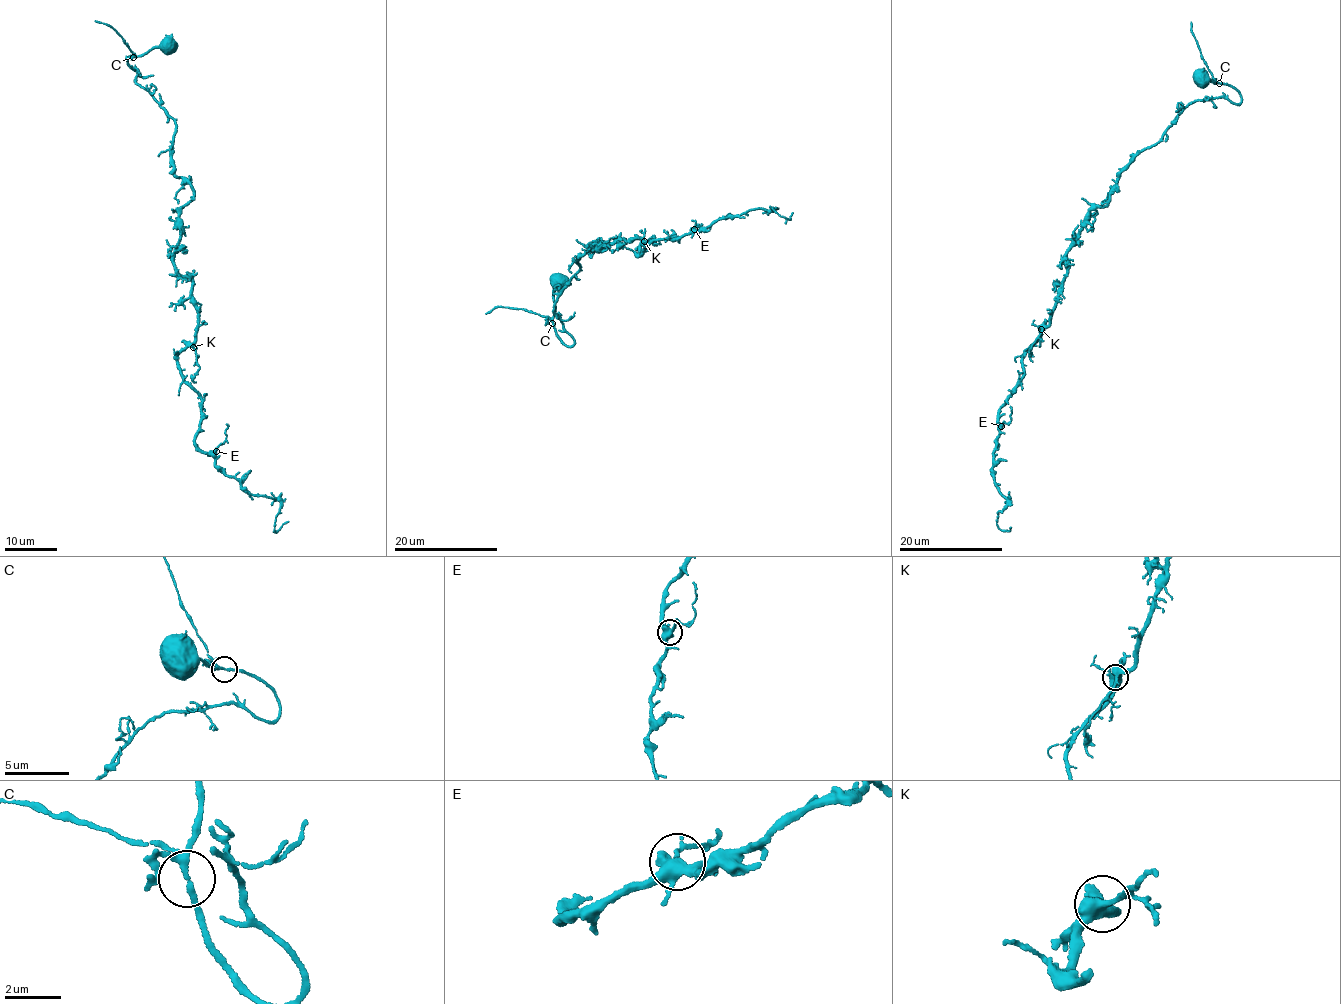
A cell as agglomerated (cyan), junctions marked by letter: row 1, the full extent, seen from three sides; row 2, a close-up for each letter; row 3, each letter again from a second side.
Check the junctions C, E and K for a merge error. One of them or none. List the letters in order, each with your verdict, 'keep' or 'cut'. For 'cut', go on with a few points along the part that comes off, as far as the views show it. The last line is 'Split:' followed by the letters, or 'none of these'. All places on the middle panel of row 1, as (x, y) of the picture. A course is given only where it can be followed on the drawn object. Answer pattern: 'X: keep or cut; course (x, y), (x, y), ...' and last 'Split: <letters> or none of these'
C: keep
E: keep
K: keep
Split: none of these

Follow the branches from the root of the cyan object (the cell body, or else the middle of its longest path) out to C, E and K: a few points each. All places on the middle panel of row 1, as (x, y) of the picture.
C: (557, 280), (552, 323)
E: (557, 280), (554, 331), (570, 346), (553, 303), (601, 242), (591, 243), (638, 238), (640, 255), (694, 229)
K: (557, 280), (554, 331), (570, 346), (553, 303), (576, 261), (601, 242), (591, 243), (644, 241)

